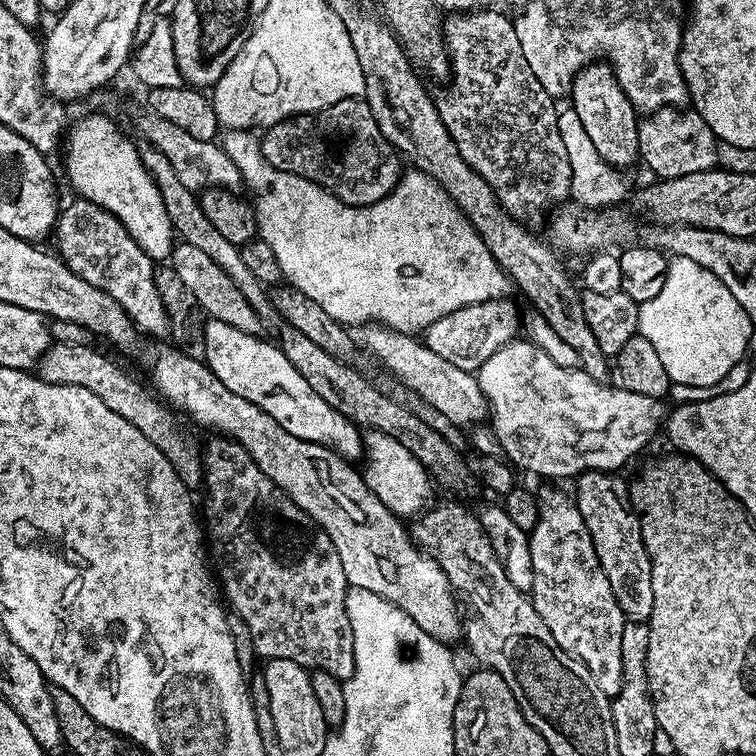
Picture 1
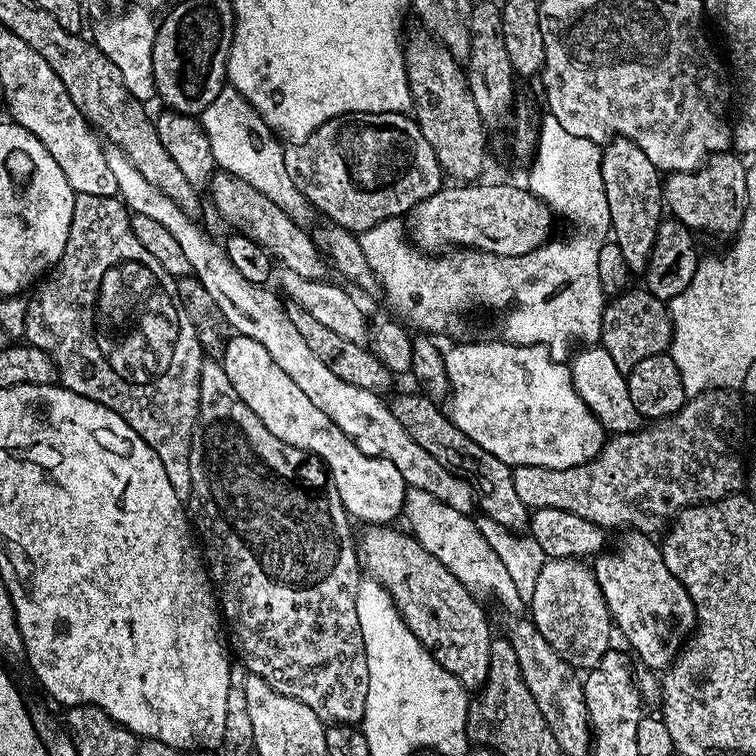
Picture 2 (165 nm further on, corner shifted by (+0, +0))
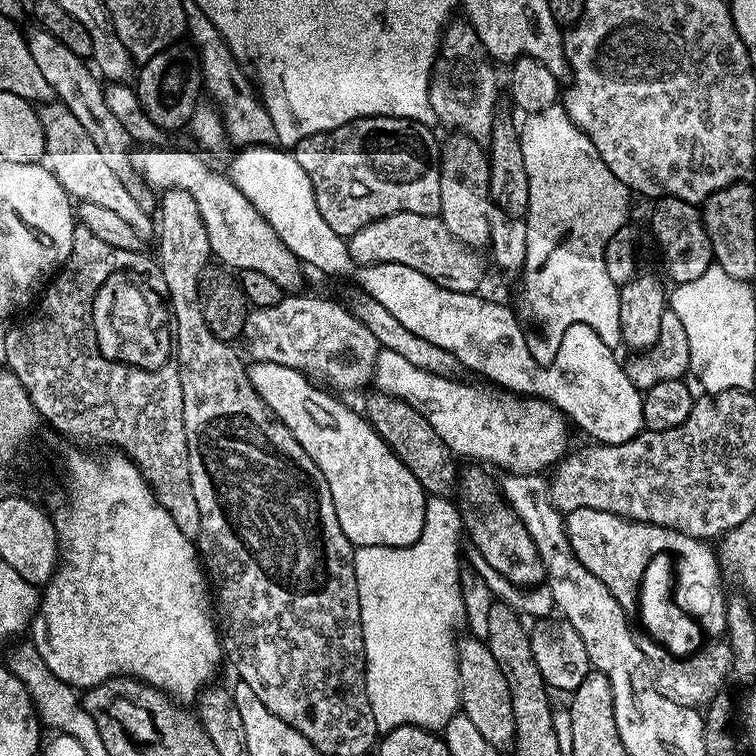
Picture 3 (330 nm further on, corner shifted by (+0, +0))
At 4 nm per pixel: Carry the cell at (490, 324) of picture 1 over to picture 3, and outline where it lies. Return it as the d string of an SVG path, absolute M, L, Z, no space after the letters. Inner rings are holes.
M286 294L279 300L278 304L270 307L262 307L251 309L248 313L247 320L244 323L243 330L241 332L242 341L244 340L250 357L254 362L266 361L275 362L282 366L290 366L292 369L298 369L301 372L317 378L316 376L322 376L326 381L330 382L338 390L356 390L362 387L366 382L369 383L372 380L373 370L376 368L377 354L380 353L381 347L377 338L371 333L366 326L363 326L362 322L358 321L358 318L353 315L349 307L344 307L338 304L334 300L328 300L326 298L318 298L316 296L296 296L300 294Z

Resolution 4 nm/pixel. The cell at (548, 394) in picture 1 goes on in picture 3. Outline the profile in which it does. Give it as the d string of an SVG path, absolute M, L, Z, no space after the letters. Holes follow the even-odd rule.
M381 348L377 354L372 380L381 392L397 396L414 406L434 426L434 434L446 442L457 457L469 456L469 461L497 464L512 474L540 474L564 459L568 448L569 421L554 405L539 398L521 398L516 394L495 396L487 387L467 384L452 376L430 374L418 370L394 350Z

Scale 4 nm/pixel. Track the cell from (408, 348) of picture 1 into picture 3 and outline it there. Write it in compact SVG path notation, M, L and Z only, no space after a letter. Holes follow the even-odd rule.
M172 146L145 147L134 156L140 176L153 189L167 190L169 188L184 188L190 198L198 206L198 214L206 226L206 234L210 238L213 257L221 265L232 270L259 270L262 274L274 278L278 286L285 290L296 290L300 284L300 260L274 234L270 222L250 206L250 202L232 184L227 175L219 176L210 165L199 160L192 152L175 152Z

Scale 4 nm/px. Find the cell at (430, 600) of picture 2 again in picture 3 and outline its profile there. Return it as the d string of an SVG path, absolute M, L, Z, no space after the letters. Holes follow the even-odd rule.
M471 634L465 637L458 644L462 715L474 722L474 727L482 734L482 738L486 738L486 742L490 742L490 746L501 750L511 749L516 738L516 723L510 686L498 662L494 662L494 654L490 654L487 643Z

